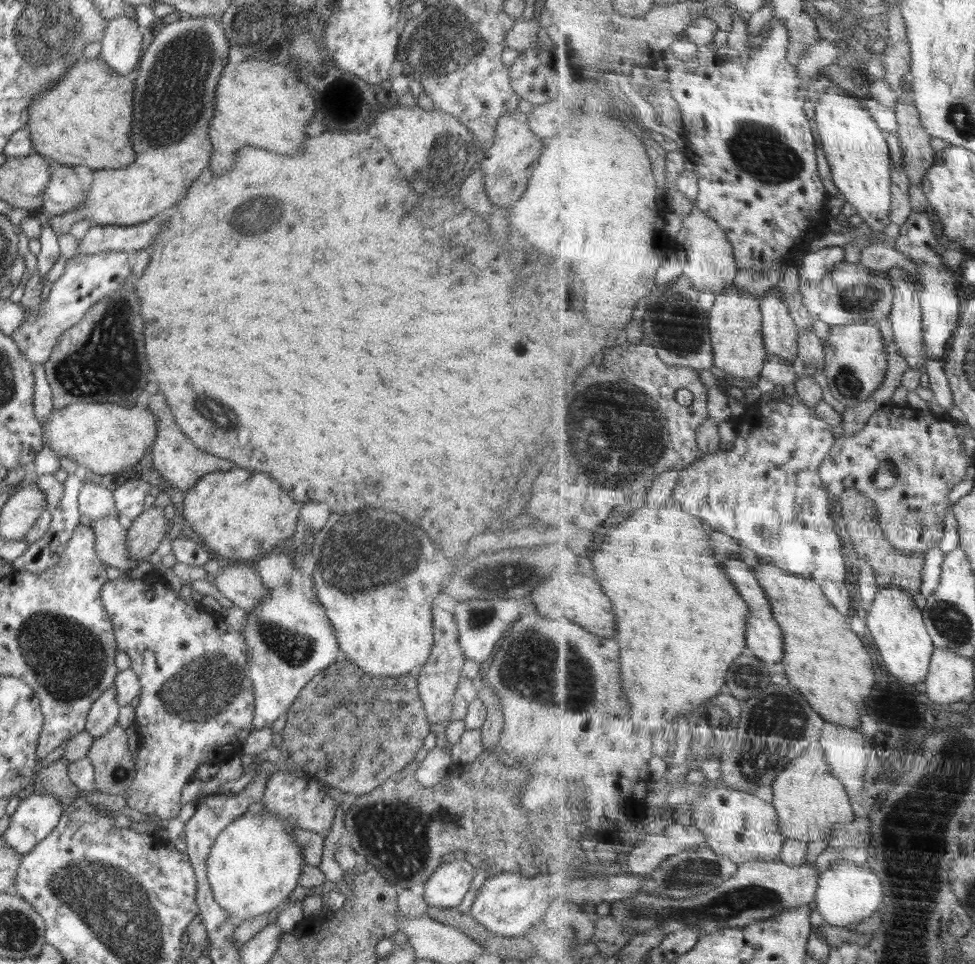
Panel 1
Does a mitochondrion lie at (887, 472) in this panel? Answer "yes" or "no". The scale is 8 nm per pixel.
yes

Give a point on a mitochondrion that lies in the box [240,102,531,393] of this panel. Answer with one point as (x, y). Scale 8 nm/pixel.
(445, 152)

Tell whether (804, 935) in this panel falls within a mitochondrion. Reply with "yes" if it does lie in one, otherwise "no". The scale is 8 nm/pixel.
no

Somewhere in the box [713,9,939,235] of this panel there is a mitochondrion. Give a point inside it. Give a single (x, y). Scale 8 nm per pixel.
(759, 151)

